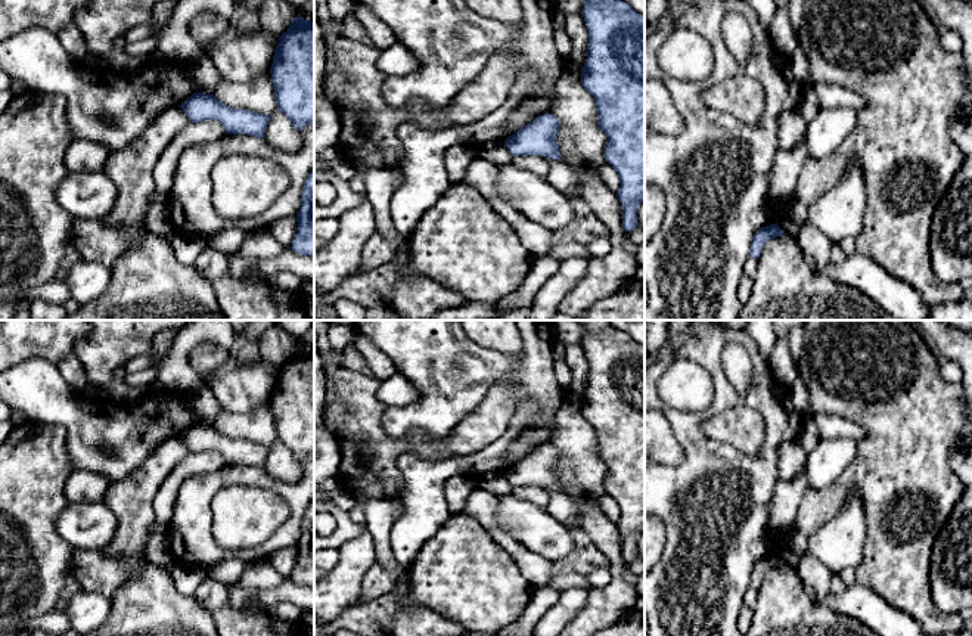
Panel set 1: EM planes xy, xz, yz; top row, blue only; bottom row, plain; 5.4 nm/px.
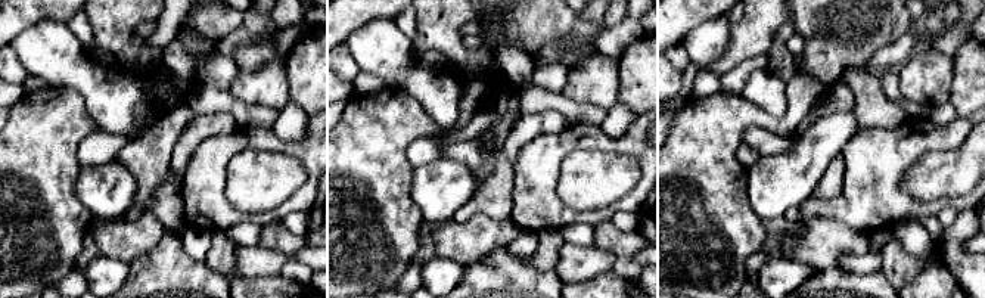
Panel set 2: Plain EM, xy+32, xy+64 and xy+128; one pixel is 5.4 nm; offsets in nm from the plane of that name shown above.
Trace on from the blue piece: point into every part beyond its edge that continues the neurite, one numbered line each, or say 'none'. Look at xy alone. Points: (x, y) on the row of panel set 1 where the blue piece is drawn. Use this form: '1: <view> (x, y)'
none

